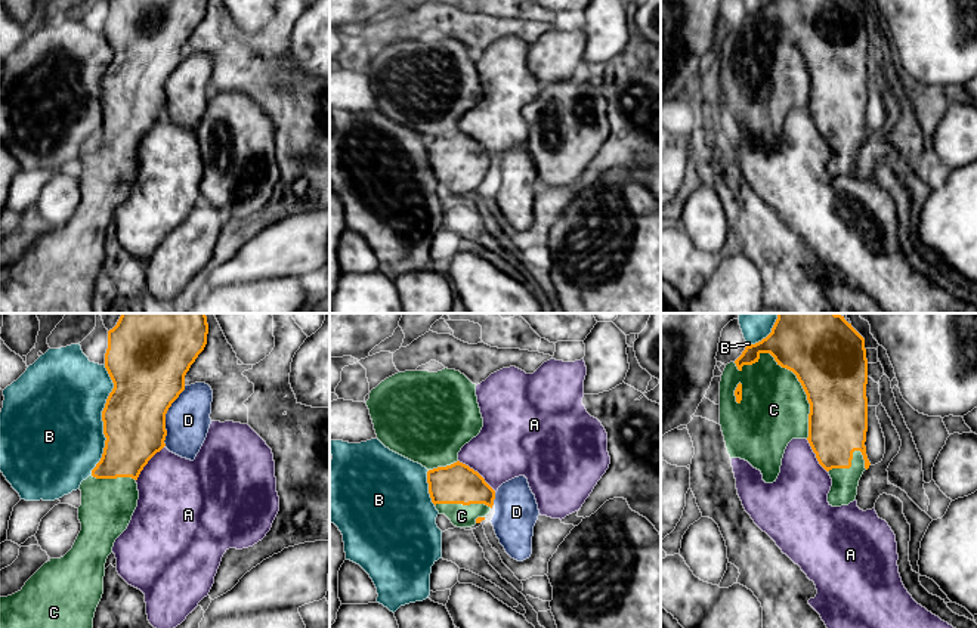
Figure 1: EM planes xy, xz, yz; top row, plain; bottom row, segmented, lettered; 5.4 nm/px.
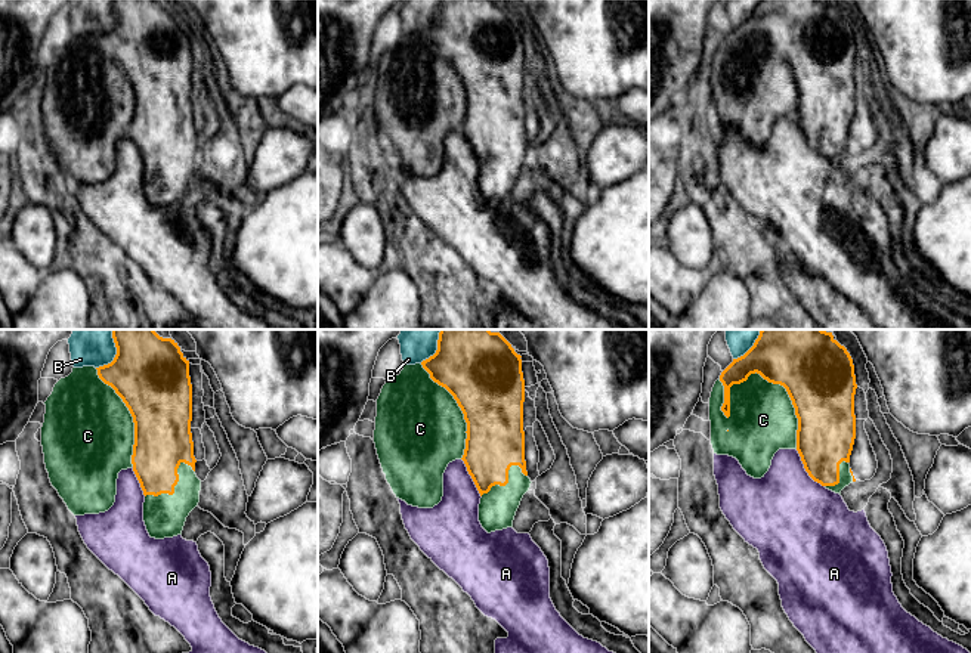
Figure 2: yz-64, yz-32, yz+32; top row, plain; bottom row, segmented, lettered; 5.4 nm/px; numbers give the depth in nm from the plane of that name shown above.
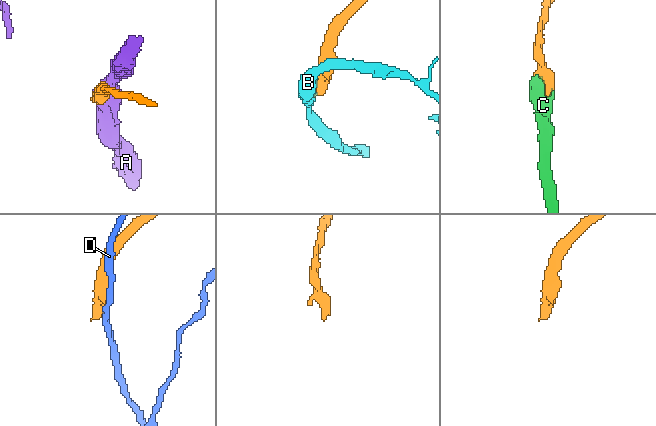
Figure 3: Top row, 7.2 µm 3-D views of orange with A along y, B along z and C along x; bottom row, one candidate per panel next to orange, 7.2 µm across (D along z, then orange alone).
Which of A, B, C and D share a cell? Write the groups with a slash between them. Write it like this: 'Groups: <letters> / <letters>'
Groups: A D / B / C

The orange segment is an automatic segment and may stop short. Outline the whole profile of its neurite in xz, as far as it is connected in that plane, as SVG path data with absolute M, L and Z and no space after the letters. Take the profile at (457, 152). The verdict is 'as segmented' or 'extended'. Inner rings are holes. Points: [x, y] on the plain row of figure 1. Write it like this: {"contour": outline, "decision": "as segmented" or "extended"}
{"contour": "M448 37L438 41L405 40L381 50L365 72L377 108L429 139L429 163L439 183L445 183L457 197L472 197L485 189L494 174L495 160L477 140L458 130L461 117L483 96L476 53Z", "decision": "extended"}

